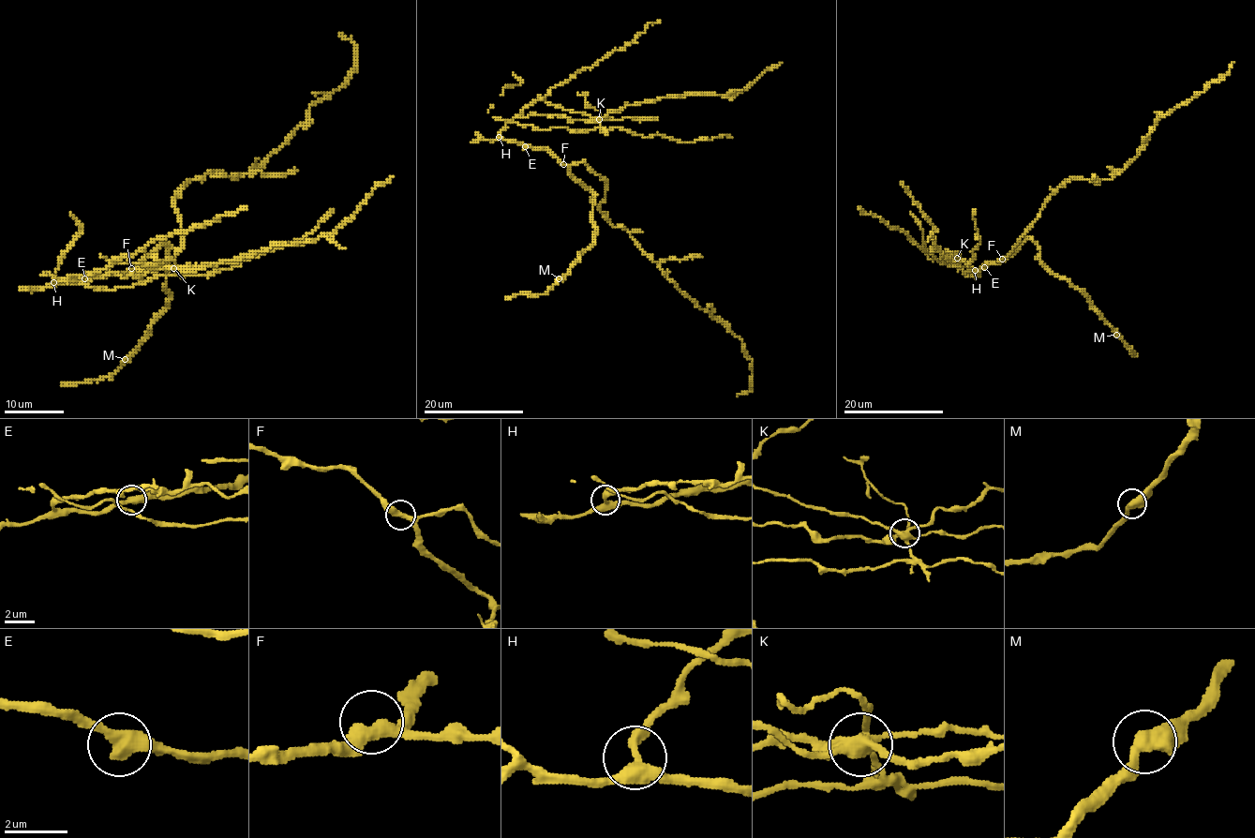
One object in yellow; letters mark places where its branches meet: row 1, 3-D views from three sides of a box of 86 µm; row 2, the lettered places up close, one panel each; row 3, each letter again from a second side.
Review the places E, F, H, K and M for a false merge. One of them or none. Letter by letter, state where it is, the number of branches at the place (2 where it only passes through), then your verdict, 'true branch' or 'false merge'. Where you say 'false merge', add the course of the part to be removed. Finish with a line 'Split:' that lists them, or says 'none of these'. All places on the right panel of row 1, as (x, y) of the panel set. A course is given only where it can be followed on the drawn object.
E: at (984, 267); 2 branches meet; true branch
F: at (1002, 259); 3 branches meet; true branch
H: at (975, 270); 3 branches meet; true branch
K: at (957, 258); 6 branches meet; false merge; foreign part runs (957, 259), (968, 264), (975, 259), (972, 251), (979, 244), (975, 209)
M: at (1116, 335); 2 branches meet; true branch
Split: K

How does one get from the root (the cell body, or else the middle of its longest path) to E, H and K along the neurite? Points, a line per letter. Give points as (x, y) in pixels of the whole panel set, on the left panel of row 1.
E: (129, 271), (84, 278)
H: (129, 271), (83, 277), (72, 283), (53, 282)
K: (129, 271), (72, 283), (53, 282), (76, 275), (127, 277), (172, 268)

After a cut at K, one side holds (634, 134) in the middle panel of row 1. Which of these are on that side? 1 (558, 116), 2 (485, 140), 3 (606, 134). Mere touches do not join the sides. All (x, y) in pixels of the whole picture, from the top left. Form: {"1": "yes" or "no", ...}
{"1": "no", "2": "no", "3": "yes"}

